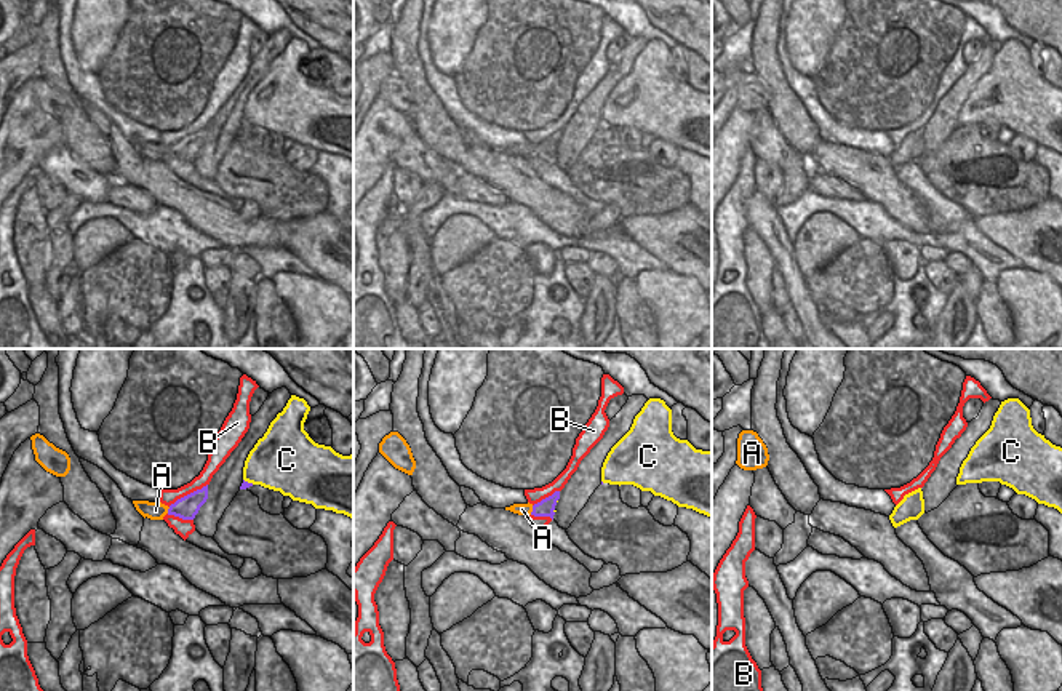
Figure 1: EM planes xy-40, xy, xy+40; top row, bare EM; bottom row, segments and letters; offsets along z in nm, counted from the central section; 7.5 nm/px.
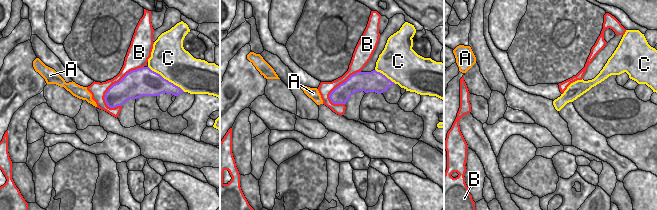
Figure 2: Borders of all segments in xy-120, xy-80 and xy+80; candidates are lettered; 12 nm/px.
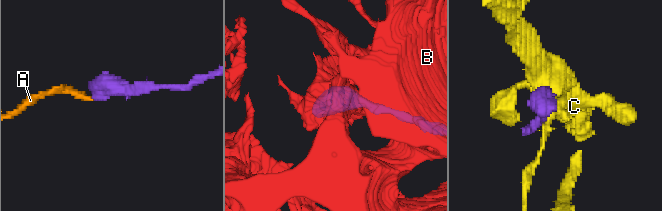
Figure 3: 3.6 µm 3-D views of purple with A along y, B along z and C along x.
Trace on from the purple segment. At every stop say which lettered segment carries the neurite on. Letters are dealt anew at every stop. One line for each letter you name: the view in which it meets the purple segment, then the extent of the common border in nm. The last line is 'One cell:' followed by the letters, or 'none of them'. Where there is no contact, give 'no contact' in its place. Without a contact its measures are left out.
A: contact in xy; length 80 nm
One cell: A

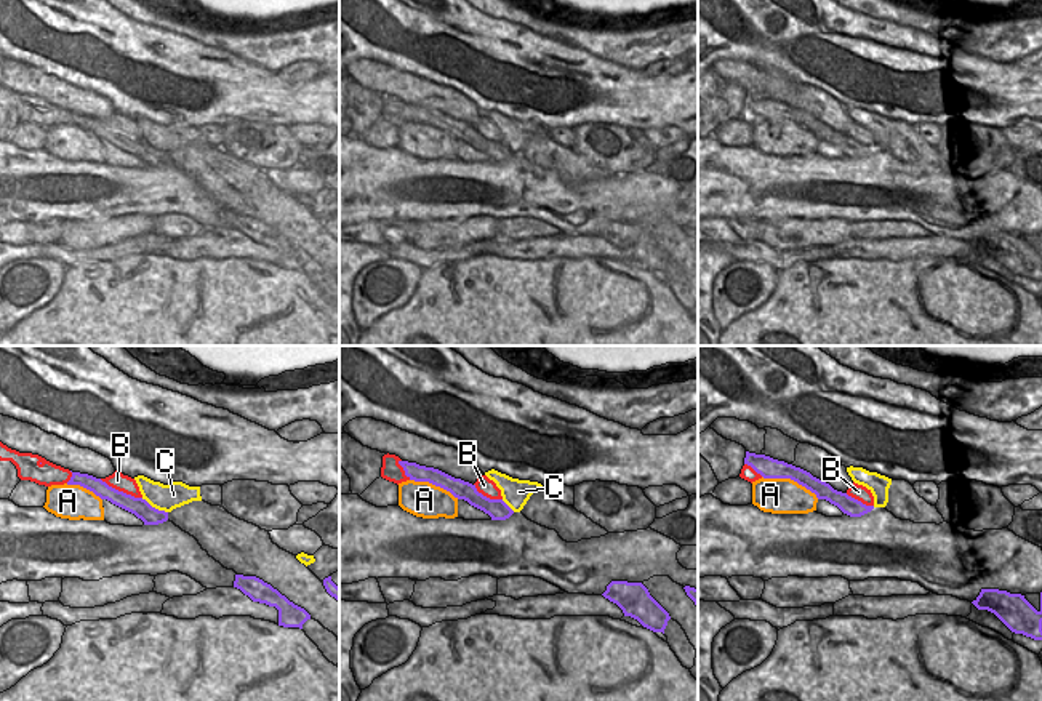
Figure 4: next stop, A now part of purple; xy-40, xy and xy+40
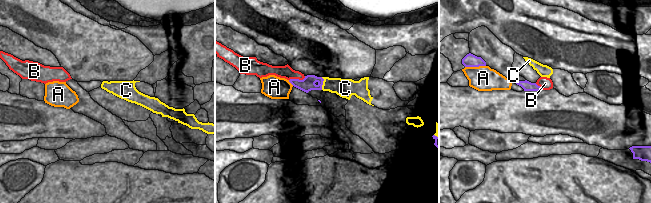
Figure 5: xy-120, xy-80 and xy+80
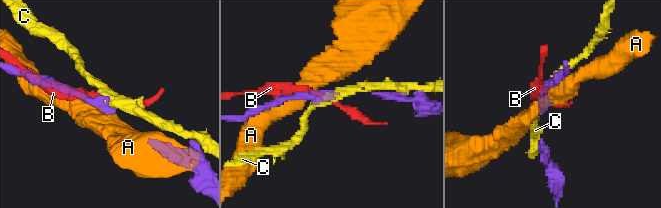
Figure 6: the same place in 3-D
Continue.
One cell: none of them

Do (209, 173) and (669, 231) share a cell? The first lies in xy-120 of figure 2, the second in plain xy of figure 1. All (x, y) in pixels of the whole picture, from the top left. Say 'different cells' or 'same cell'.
same cell

